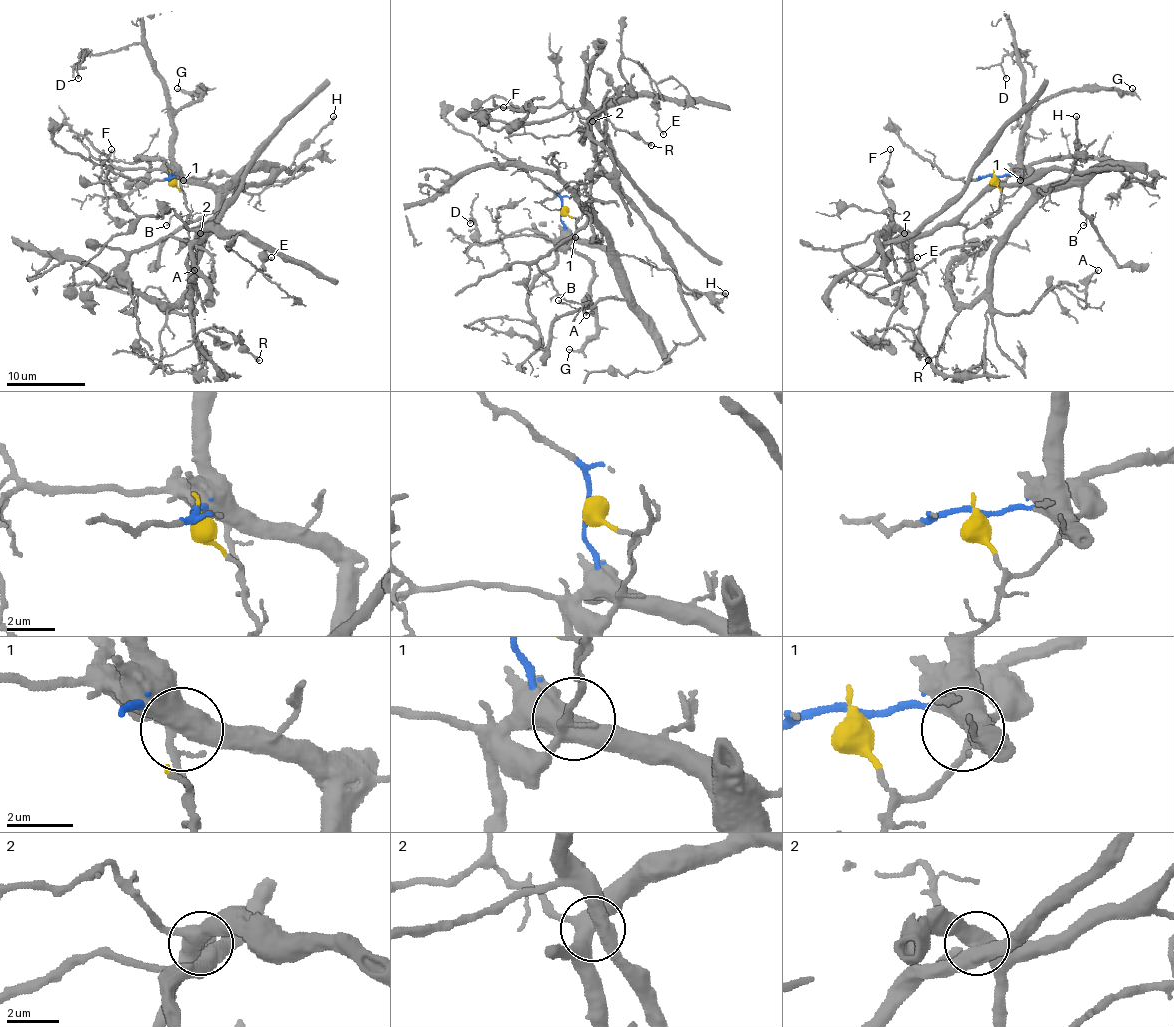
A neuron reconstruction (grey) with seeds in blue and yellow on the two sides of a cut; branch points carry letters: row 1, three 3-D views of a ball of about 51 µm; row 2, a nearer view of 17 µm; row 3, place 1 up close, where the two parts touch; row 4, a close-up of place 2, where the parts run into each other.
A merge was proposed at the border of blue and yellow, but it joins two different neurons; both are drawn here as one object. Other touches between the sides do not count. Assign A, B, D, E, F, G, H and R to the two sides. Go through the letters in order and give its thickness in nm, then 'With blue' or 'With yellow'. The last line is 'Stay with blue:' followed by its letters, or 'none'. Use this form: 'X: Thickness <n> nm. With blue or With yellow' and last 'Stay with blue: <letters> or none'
A: Thickness 150 nm. With blue
B: Thickness 120 nm. With blue
D: Thickness 150 nm. With blue
E: Thickness 110 nm. With yellow
F: Thickness 180 nm. With yellow
G: Thickness 200 nm. With blue
H: Thickness 240 nm. With yellow
R: Thickness 280 nm. With yellow
Stay with blue: A, B, D, G

